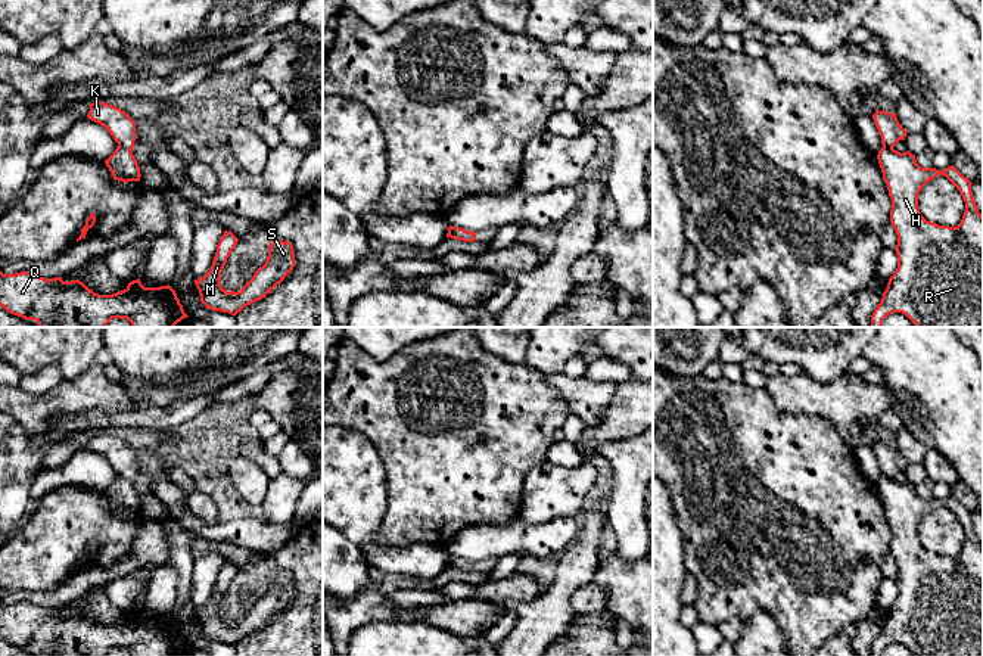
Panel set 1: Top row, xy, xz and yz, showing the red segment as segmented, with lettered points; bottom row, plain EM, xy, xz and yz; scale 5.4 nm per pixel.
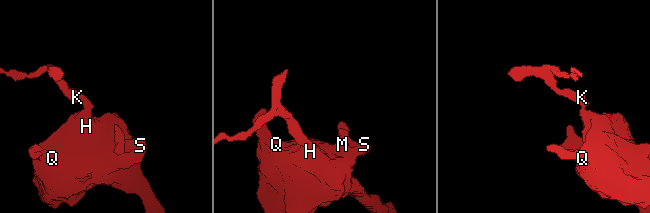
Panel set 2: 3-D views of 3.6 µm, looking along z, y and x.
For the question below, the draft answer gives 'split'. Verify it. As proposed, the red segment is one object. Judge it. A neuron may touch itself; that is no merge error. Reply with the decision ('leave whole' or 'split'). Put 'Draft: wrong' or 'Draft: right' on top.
Draft: right
split

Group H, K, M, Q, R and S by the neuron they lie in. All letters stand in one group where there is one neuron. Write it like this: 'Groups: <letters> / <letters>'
Groups: H M Q R S / K

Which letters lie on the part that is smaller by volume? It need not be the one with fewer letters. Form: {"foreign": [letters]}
{"foreign": ["K"]}

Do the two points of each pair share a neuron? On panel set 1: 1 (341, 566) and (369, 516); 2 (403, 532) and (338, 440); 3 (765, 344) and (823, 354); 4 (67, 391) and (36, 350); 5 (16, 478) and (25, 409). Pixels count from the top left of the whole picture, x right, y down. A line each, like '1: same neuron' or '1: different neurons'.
1: different neurons
2: different neurons
3: same neuron
4: different neurons
5: different neurons

